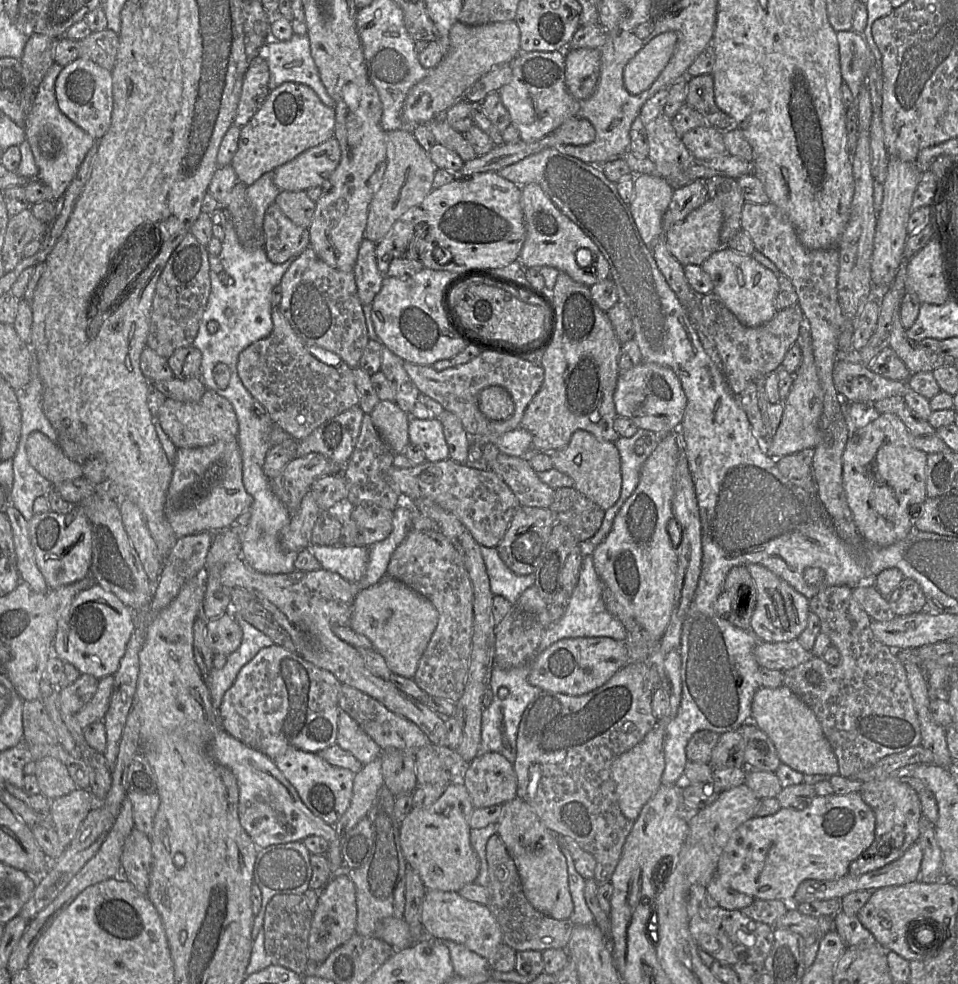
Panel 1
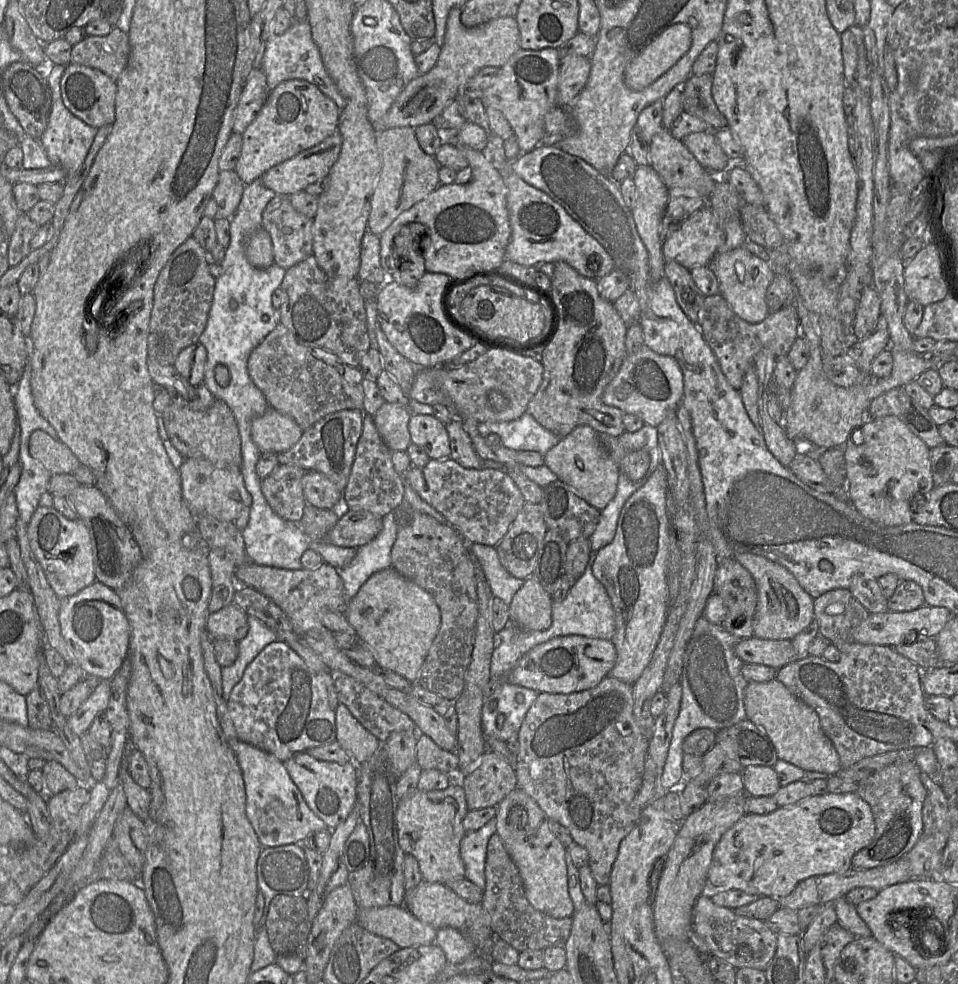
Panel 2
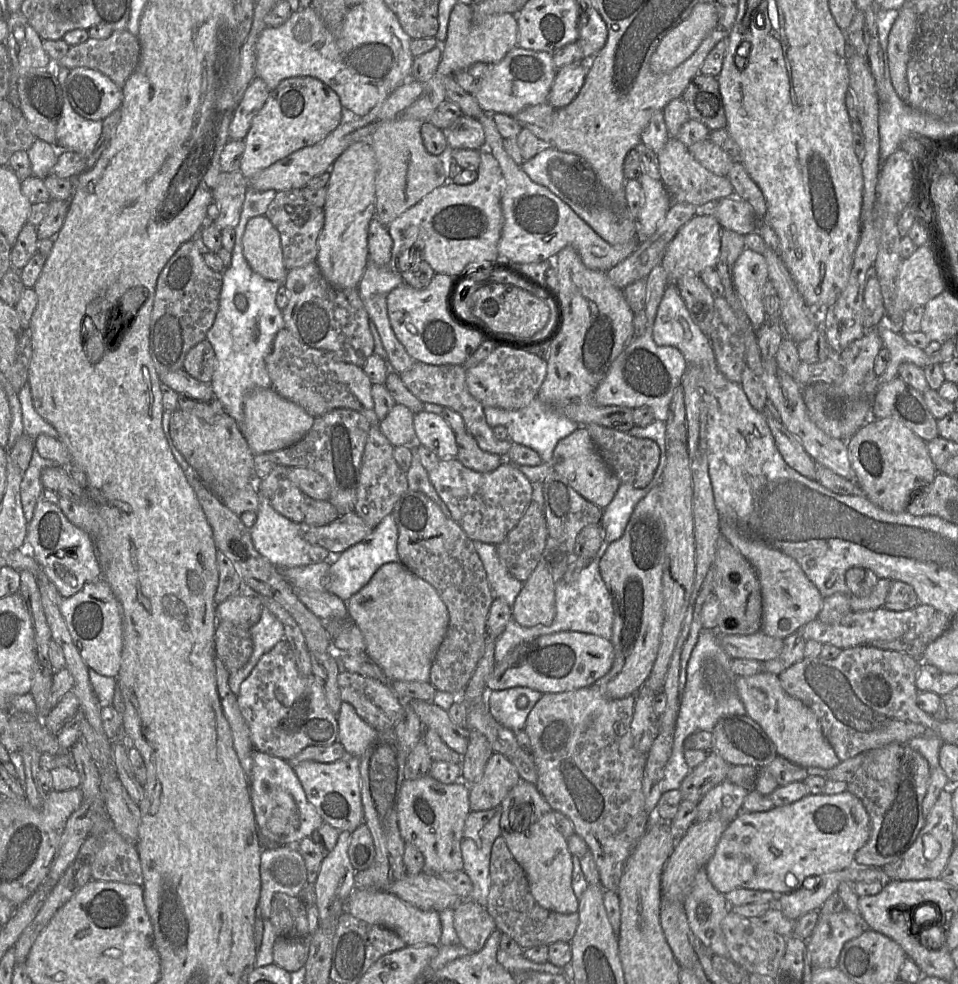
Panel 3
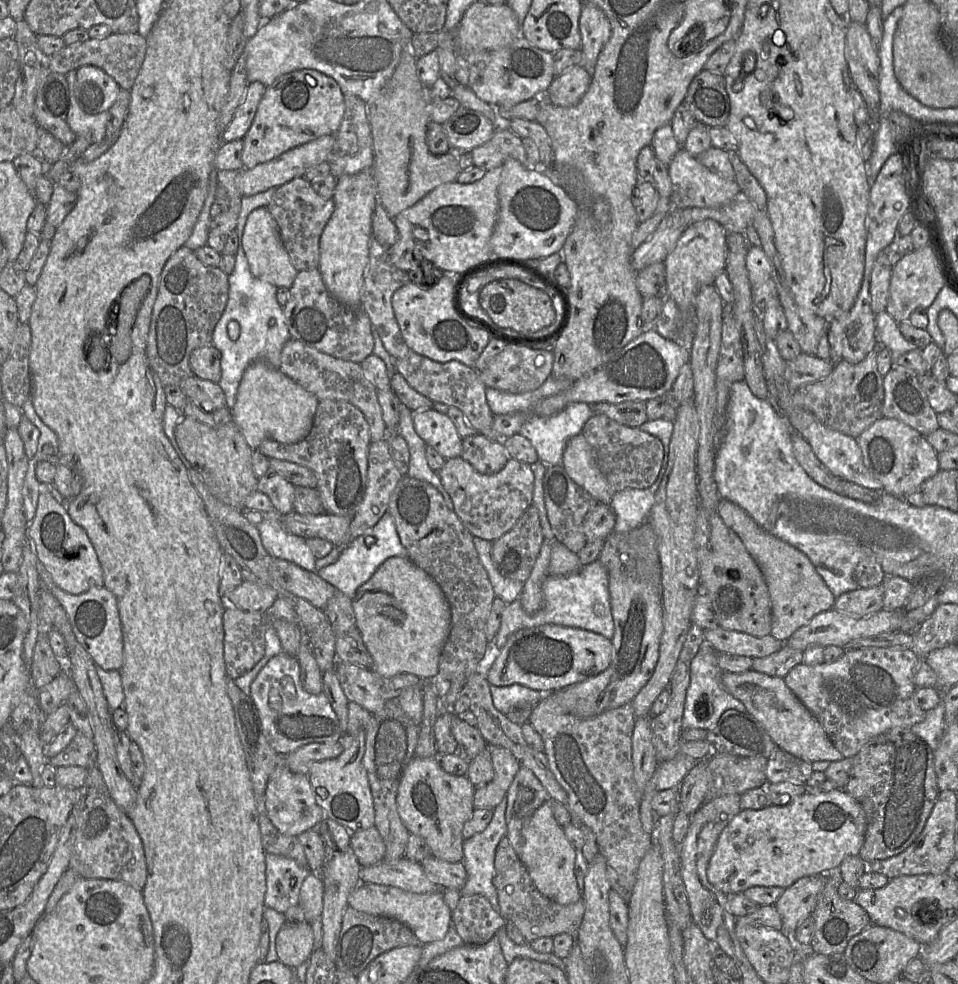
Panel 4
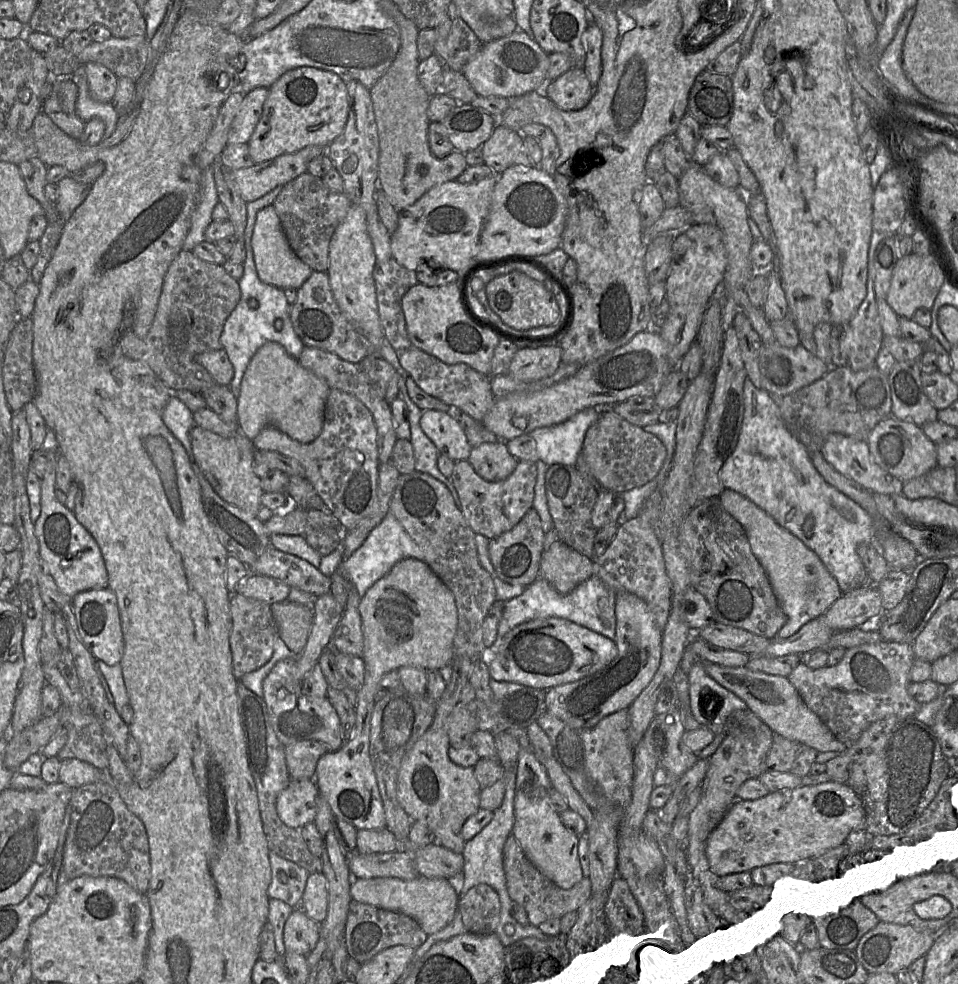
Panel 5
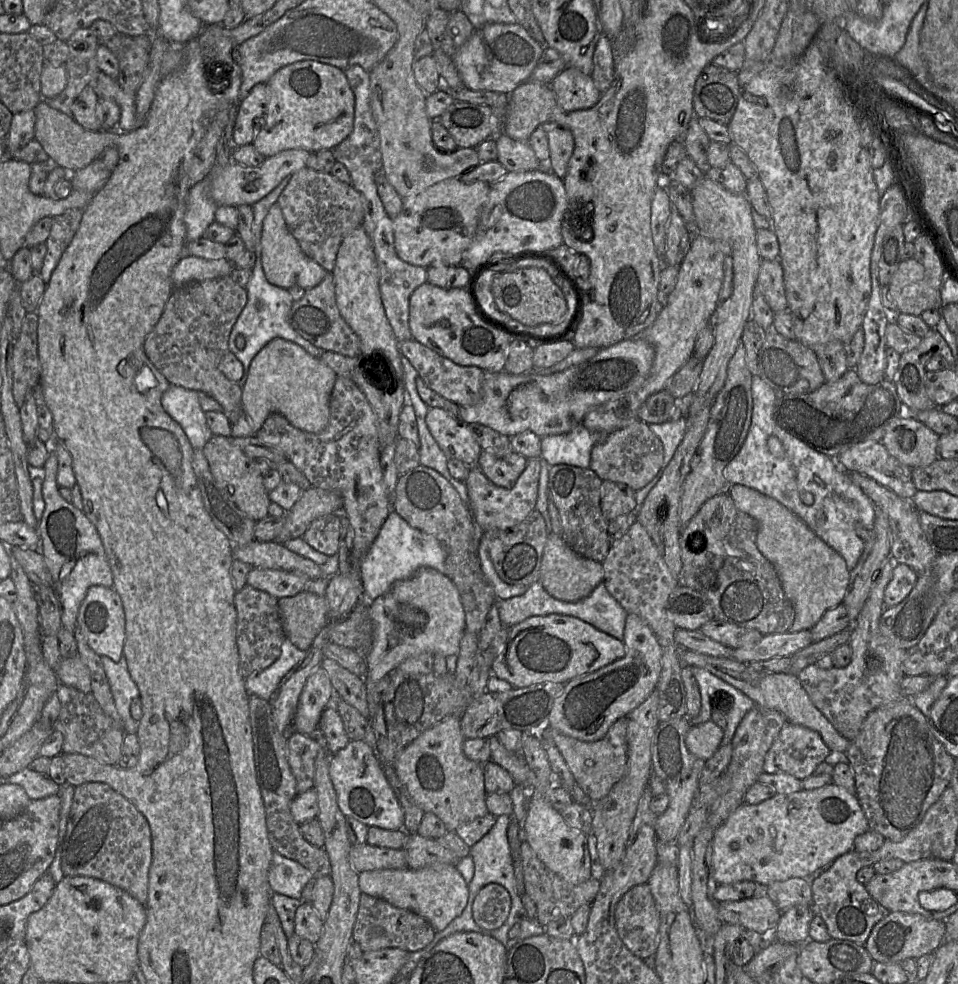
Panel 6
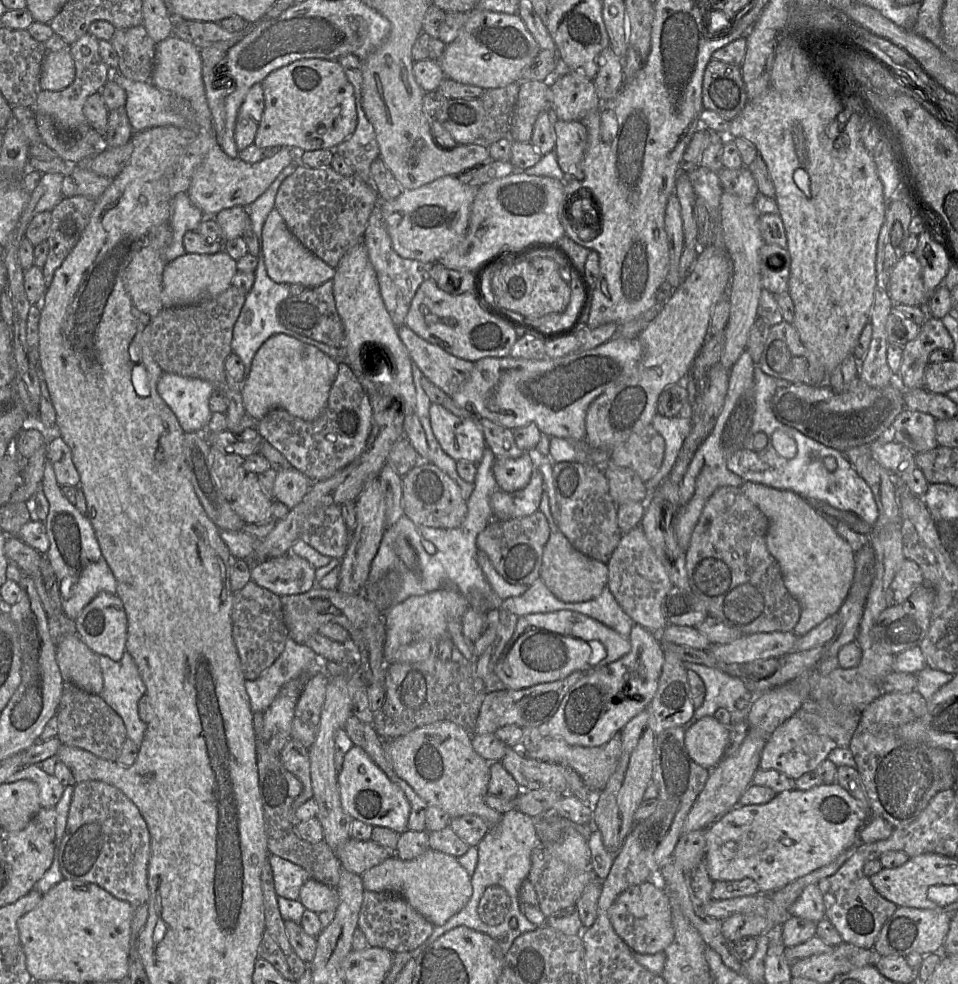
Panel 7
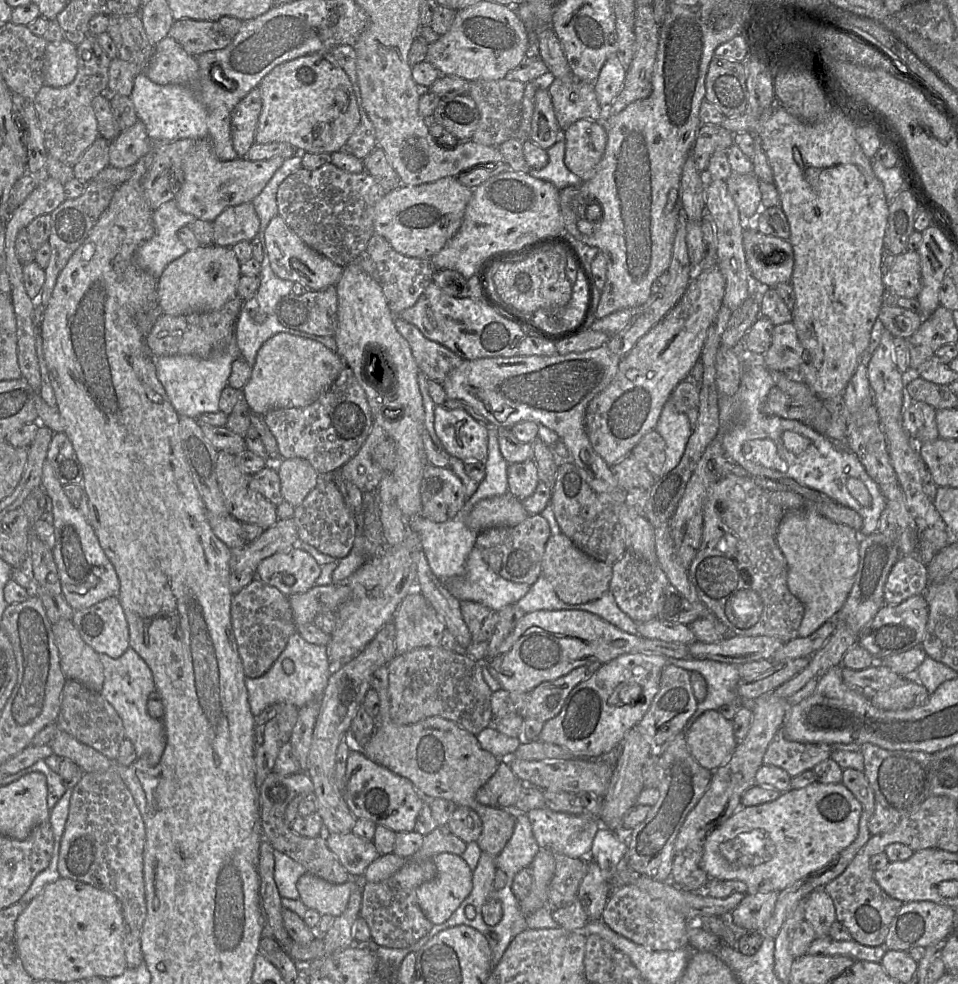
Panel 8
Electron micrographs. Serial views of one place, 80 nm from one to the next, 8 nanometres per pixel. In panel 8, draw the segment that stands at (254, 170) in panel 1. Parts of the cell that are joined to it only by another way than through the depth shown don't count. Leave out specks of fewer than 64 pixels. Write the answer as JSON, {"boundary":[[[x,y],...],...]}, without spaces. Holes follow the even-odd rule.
{"boundary":[[[313,53],[275,66],[259,88],[262,109],[255,142],[287,142],[300,153],[342,150],[360,122],[356,96],[348,75],[331,53]]]}

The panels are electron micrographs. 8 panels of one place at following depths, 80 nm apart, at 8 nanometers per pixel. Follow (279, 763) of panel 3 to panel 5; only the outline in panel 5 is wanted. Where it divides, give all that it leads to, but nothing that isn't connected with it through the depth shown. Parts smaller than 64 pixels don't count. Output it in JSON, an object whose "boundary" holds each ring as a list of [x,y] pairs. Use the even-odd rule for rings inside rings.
{"boundary":[[[291,779],[276,801],[279,818],[286,826],[295,829],[314,822],[318,795],[319,790],[313,779]]]}

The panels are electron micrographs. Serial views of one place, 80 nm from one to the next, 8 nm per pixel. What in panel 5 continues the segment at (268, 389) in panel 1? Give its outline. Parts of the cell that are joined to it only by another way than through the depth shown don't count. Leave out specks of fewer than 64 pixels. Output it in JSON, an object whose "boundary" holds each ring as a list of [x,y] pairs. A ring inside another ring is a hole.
{"boundary":[[[305,346],[299,357],[299,363],[307,370],[323,379],[330,389],[338,389],[346,392],[360,402],[370,411],[377,432],[378,459],[380,464],[389,463],[392,460],[392,451],[397,440],[389,404],[384,400],[381,389],[361,371],[359,363],[351,363],[342,360],[337,355],[319,348]]]}

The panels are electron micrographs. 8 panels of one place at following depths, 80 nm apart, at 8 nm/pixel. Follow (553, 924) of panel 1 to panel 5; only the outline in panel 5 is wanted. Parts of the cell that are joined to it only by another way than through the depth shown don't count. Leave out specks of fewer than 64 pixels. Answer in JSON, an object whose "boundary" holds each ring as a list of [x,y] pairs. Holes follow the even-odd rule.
{"boundary":[[[510,835],[503,849],[503,865],[507,881],[507,890],[511,900],[521,905],[527,912],[529,924],[538,927],[551,919],[561,920],[566,914],[576,912],[588,902],[592,896],[591,882],[582,879],[581,882],[569,890],[557,887],[544,877],[532,864],[522,850],[517,839]]]}

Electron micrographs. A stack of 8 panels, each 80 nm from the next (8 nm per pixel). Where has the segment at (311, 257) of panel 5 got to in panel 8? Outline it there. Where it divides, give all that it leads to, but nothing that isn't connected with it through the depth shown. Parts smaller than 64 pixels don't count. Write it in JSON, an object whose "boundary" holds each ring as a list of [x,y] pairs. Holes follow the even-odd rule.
{"boundary":[[[327,163],[316,169],[300,168],[278,187],[279,215],[301,240],[338,266],[345,267],[365,254],[374,233],[377,202],[385,192],[367,172],[349,173]]]}

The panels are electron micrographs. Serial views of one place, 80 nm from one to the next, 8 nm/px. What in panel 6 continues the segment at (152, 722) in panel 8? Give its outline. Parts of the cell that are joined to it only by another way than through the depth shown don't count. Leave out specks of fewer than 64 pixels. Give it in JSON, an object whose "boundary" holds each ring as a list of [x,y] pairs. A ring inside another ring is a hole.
{"boundary":[[[122,655],[119,662],[115,663],[110,658],[101,656],[101,663],[110,686],[116,710],[121,718],[121,726],[127,734],[136,735],[139,722],[132,718],[130,706],[135,698],[139,698],[139,689],[129,674],[126,659]]]}

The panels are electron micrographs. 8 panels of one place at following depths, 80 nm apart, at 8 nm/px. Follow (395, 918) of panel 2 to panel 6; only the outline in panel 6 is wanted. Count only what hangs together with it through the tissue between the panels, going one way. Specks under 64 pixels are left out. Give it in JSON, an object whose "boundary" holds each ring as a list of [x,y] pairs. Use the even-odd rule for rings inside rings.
{"boundary":[[[439,864],[420,870],[379,869],[359,873],[362,893],[383,899],[395,907],[410,910],[426,919],[435,932],[442,931],[458,917],[468,903],[469,888],[456,865]]]}

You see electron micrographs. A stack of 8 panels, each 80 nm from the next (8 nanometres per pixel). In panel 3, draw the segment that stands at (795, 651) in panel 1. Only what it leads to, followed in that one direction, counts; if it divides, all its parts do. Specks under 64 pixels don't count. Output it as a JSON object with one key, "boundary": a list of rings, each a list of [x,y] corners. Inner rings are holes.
{"boundary":[[[761,631],[752,635],[719,634],[719,642],[732,659],[751,659],[758,662],[778,657],[784,646],[784,640]]]}

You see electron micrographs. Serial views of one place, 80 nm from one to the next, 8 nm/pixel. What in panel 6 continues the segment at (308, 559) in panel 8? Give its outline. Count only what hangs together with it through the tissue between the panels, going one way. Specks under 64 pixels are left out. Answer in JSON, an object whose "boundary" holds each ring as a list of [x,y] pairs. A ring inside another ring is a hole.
{"boundary":[[[251,568],[247,575],[246,585],[267,592],[276,599],[279,599],[303,592],[309,580],[308,576],[302,573]]]}

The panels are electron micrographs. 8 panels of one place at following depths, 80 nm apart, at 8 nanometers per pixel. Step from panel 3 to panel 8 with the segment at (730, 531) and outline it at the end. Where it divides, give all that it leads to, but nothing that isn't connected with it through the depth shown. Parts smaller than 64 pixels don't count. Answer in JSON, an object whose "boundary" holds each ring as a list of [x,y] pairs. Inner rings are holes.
{"boundary":[[[775,491],[771,497],[786,510],[778,526],[776,542],[787,561],[788,588],[805,607],[798,637],[807,637],[827,621],[834,620],[848,598],[859,567],[861,537],[853,528],[821,515],[797,492]]]}

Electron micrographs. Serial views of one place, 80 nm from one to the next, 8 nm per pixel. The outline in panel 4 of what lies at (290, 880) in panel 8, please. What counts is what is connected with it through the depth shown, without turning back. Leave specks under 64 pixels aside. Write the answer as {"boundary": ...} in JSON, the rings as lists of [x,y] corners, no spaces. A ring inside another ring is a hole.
{"boundary":[[[266,853],[266,892],[264,905],[280,913],[299,904],[302,884],[311,873],[295,860]]]}

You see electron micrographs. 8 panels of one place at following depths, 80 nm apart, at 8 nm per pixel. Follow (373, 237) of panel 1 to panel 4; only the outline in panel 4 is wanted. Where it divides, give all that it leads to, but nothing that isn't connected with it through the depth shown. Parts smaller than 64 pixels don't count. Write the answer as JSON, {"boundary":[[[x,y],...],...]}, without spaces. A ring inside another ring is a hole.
{"boundary":[[[410,41],[403,48],[391,78],[367,103],[374,152],[372,174],[377,197],[391,218],[412,207],[436,187],[454,182],[461,172],[458,153],[451,149],[444,155],[435,156],[428,149],[426,131],[431,101],[427,97],[427,88],[417,76],[417,59]]]}

